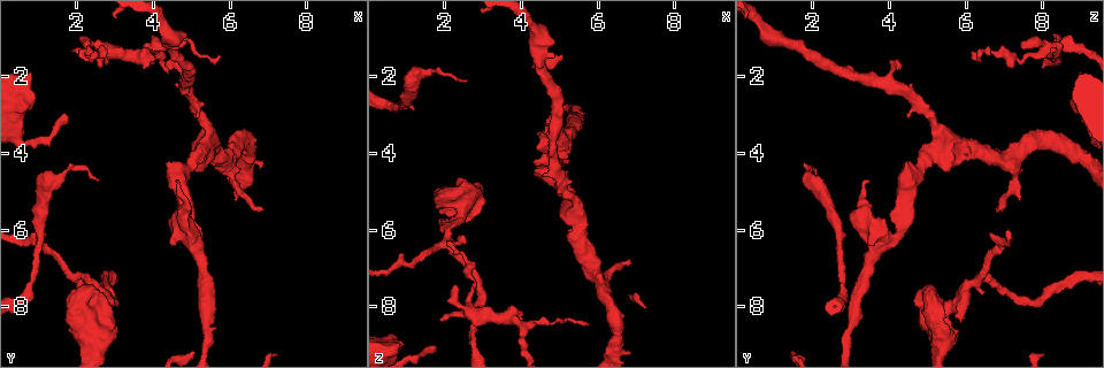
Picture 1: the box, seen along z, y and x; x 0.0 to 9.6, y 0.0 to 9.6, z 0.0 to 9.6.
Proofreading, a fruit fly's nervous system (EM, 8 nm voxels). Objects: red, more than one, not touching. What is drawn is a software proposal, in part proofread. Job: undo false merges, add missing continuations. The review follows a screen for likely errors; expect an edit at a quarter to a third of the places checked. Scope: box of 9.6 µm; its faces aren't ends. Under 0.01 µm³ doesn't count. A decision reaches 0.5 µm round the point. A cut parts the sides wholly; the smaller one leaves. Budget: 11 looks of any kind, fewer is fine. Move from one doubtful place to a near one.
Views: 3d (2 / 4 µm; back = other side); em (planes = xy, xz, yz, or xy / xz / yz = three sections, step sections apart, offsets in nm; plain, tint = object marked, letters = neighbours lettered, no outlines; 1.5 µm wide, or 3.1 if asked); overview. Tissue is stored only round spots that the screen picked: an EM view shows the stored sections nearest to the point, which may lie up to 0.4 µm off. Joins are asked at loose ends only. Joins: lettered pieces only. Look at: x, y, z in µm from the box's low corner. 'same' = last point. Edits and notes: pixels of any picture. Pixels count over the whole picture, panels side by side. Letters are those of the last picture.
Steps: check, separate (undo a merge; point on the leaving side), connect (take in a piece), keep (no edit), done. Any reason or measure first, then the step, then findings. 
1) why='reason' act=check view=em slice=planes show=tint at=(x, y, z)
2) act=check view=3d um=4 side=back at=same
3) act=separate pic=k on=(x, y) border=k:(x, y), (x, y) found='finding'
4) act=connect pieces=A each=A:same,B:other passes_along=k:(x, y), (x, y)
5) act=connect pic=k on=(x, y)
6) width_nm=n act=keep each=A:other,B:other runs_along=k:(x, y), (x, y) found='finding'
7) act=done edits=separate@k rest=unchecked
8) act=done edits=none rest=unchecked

why='branch stops here' act=check view=3d um=4 at=(1.65, 3.00, 9.10)

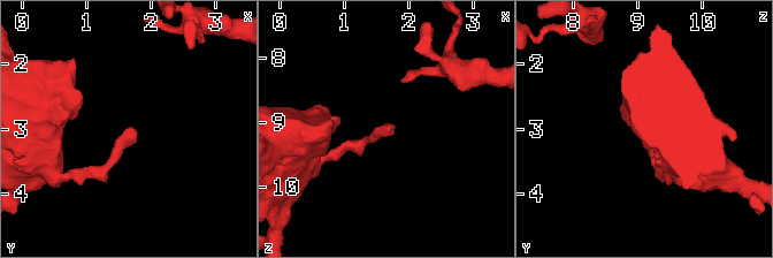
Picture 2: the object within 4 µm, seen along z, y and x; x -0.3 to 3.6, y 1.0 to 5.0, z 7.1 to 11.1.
why='need the tissue' act=check view=em slice=planes show=letters at=(1.70, 3.05, 9.00)

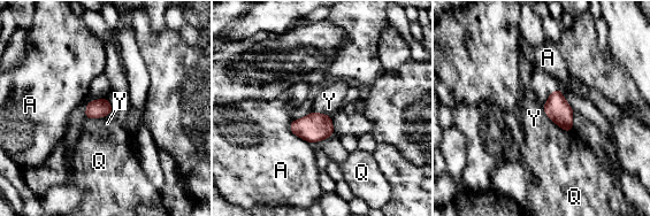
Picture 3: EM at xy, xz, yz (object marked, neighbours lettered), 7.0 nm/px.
longest_contact=Y:220nm act=keep each=A:other,Q:other,Y:other found='no lettered piece goes on from it'

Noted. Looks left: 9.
why='abrupt turn' act=check view=em slice=xy step=4 show=tint at=(2.05, 7.25, 6.35)

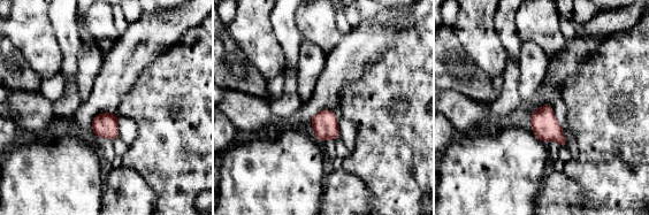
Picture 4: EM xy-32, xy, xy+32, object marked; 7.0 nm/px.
why='another direction' act=check view=em slice=planes show=letters at=same

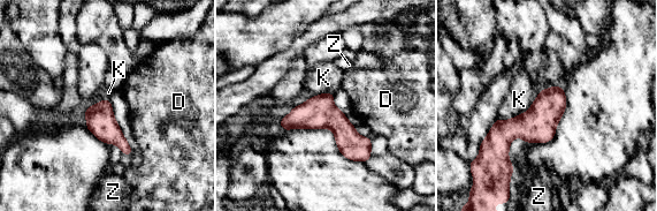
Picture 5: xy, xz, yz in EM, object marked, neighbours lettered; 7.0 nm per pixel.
act=keep each=D:other,K:other,Z:other border=5:(533, 102), (514, 117), (497, 119) found='continuous, no second cell'

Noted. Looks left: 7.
why='free end' act=check view=em slice=yz step=8 show=tint at=(2.50, 1.35, 6.35)

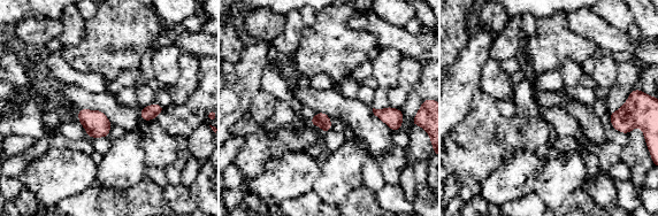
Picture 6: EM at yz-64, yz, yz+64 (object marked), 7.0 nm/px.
act=check view=em slice=planes show=tint at=same

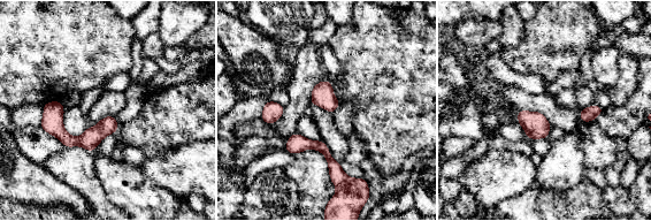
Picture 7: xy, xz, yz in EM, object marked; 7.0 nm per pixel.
why='what lies round it' act=check view=em slice=planes show=letters at=same

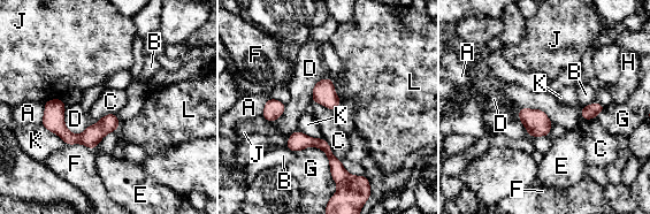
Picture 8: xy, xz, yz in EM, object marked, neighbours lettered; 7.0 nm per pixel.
width_nm=120 act=keep each=A:other,B:other,C:other,D:other,E:other,F:other,G:other,H:other,J:other,K:other,L:other border=8:(519, 107), (538, 108), (552, 122) found='no lettered piece goes on from it'

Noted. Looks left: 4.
why='thin neck' act=check view=em slice=yz step=8 show=tint at=(5.10, 6.25, 3.85)

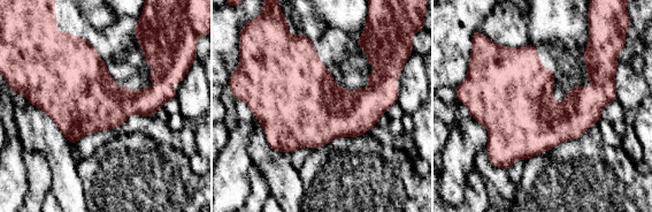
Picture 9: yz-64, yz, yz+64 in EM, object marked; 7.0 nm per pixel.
why='cut it another way' act=check view=em slice=xy step=8 show=letters at=same

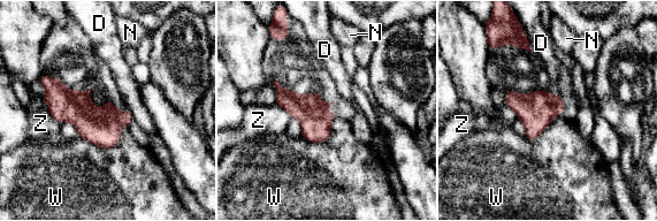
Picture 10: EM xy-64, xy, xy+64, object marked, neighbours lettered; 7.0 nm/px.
act=keep each=D:other,N:other,W:other,Z:other border=10:(128, 108), (134, 119) found='one cell here'

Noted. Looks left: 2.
act=done edits=none rest=unchecked

